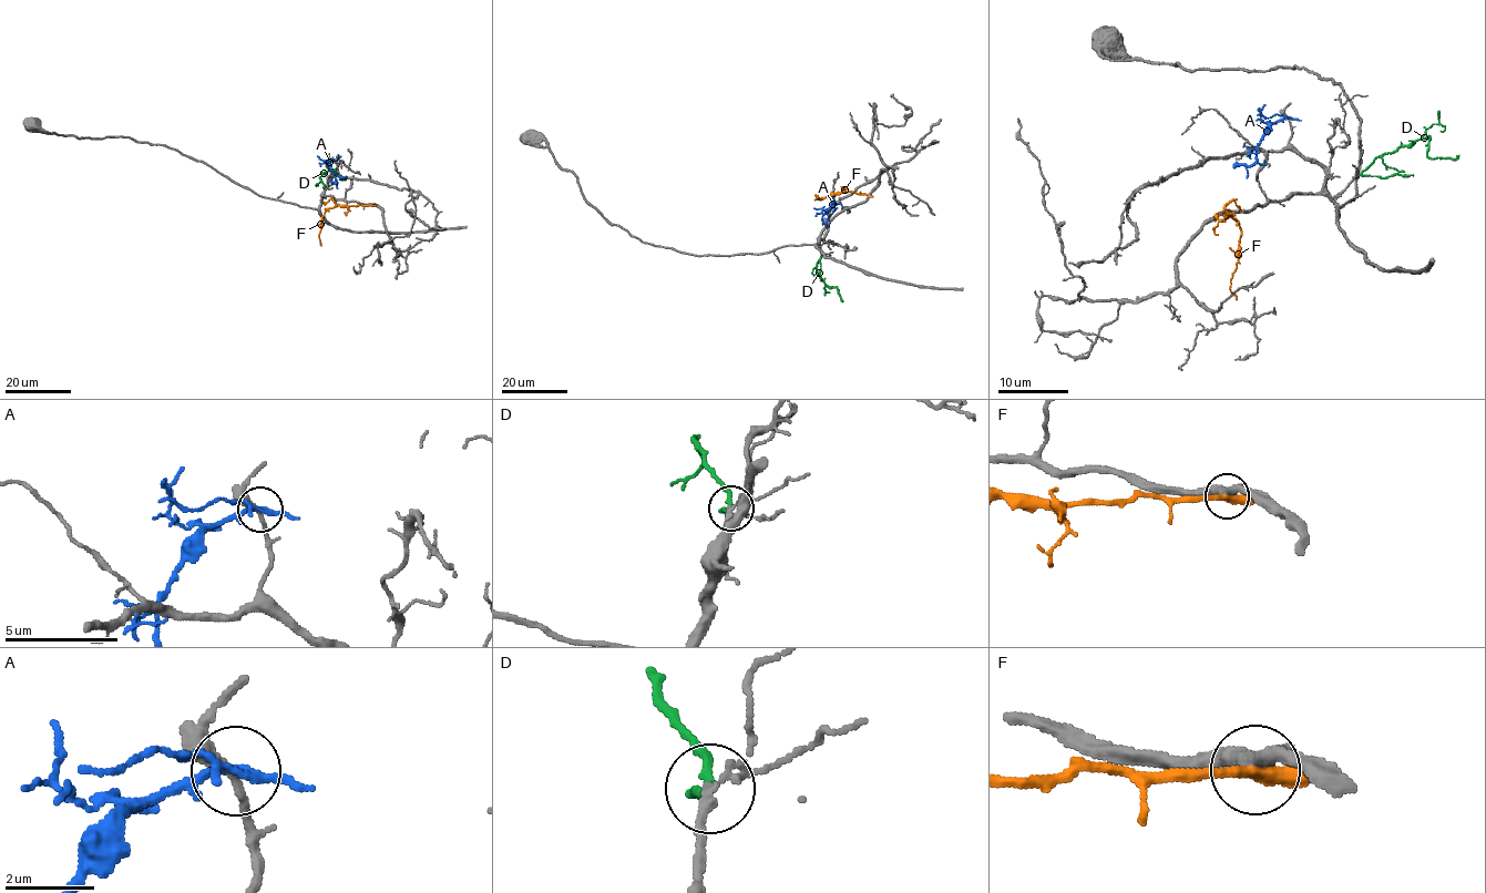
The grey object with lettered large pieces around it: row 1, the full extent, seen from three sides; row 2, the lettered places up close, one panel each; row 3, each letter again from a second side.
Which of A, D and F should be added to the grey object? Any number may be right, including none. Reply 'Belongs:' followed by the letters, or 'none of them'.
Belongs: D

